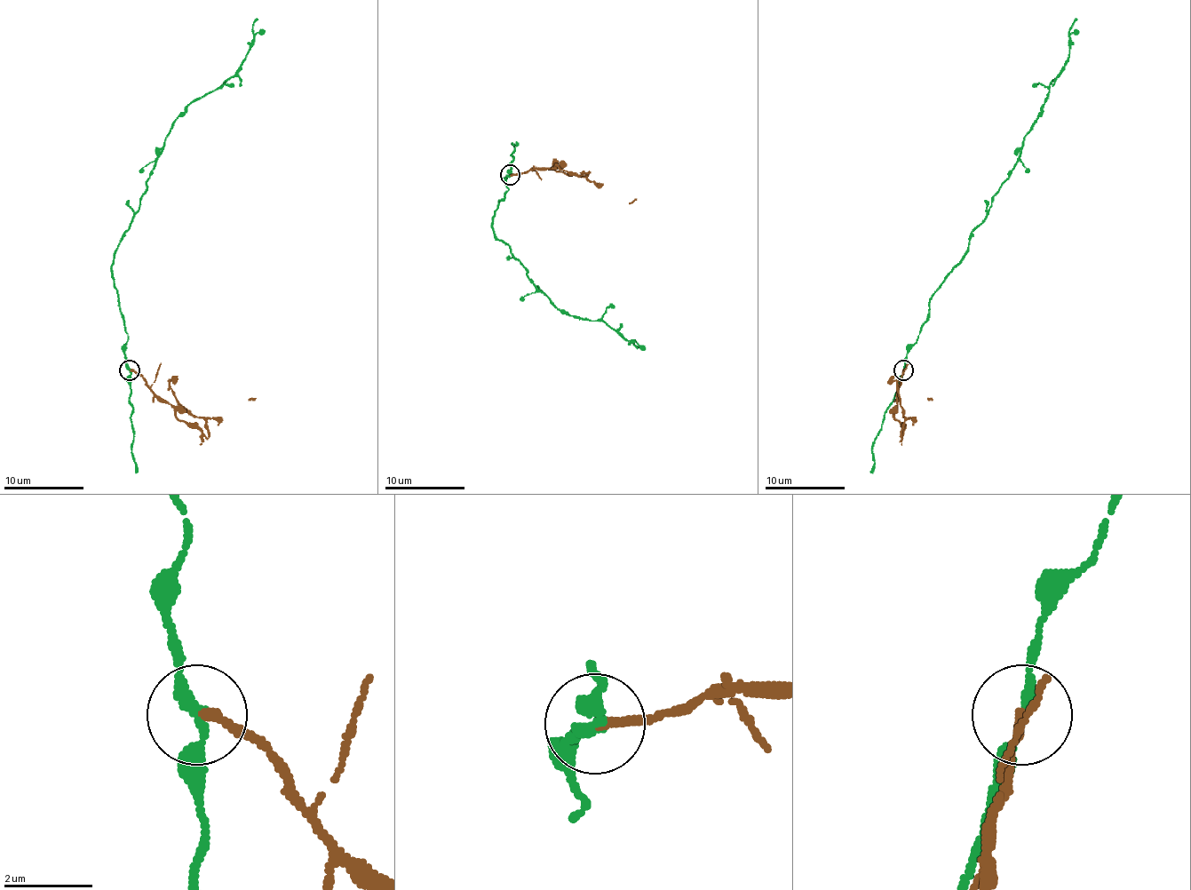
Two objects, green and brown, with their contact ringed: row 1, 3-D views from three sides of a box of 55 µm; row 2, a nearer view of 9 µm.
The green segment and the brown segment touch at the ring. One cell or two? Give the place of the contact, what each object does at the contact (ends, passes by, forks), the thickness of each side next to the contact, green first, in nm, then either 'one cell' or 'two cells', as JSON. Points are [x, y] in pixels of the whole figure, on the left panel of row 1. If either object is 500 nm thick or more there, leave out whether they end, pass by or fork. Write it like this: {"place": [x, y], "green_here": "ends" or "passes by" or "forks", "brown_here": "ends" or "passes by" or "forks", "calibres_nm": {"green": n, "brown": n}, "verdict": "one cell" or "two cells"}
{"place": [130, 370], "green_here": "passes by", "brown_here": "ends", "calibres_nm": {"green": 200, "brown": 200}, "verdict": "two cells"}

